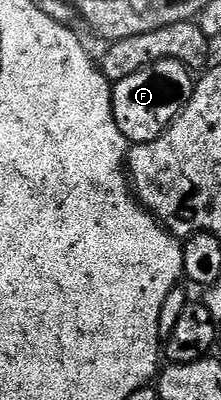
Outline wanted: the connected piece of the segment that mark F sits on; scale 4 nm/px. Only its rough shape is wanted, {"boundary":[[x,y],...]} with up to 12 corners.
{"boundary":[[161,60],[112,88],[120,134],[152,142],[194,93],[191,69]]}

